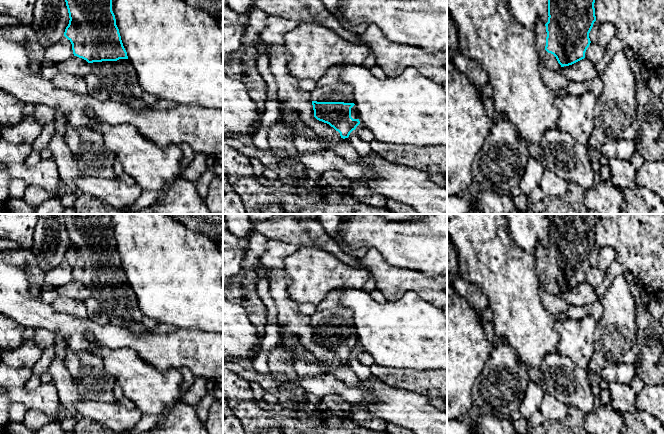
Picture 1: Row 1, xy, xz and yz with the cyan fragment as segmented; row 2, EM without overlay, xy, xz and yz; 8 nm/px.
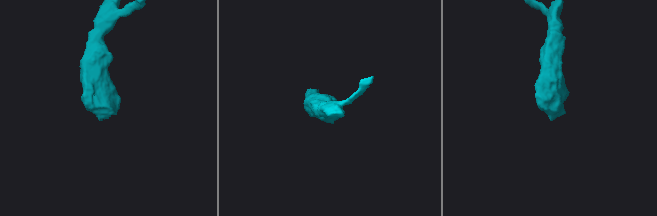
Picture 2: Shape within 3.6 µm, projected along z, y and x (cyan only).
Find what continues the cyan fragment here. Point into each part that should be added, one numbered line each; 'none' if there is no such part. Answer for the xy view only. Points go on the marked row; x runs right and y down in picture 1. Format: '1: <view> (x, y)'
1: xy (119, 78)

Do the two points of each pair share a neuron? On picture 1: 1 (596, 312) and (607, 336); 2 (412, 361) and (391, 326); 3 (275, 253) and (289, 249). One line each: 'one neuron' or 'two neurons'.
1: two neurons
2: one neuron
3: one neuron

